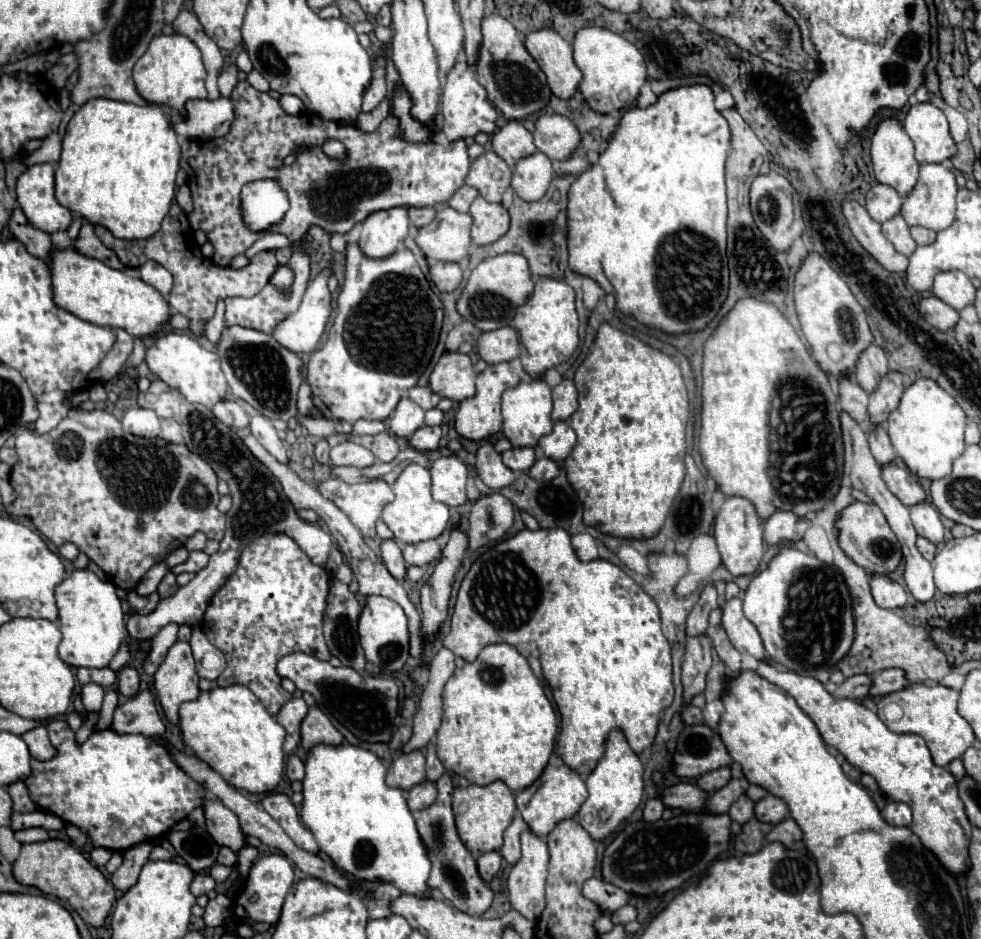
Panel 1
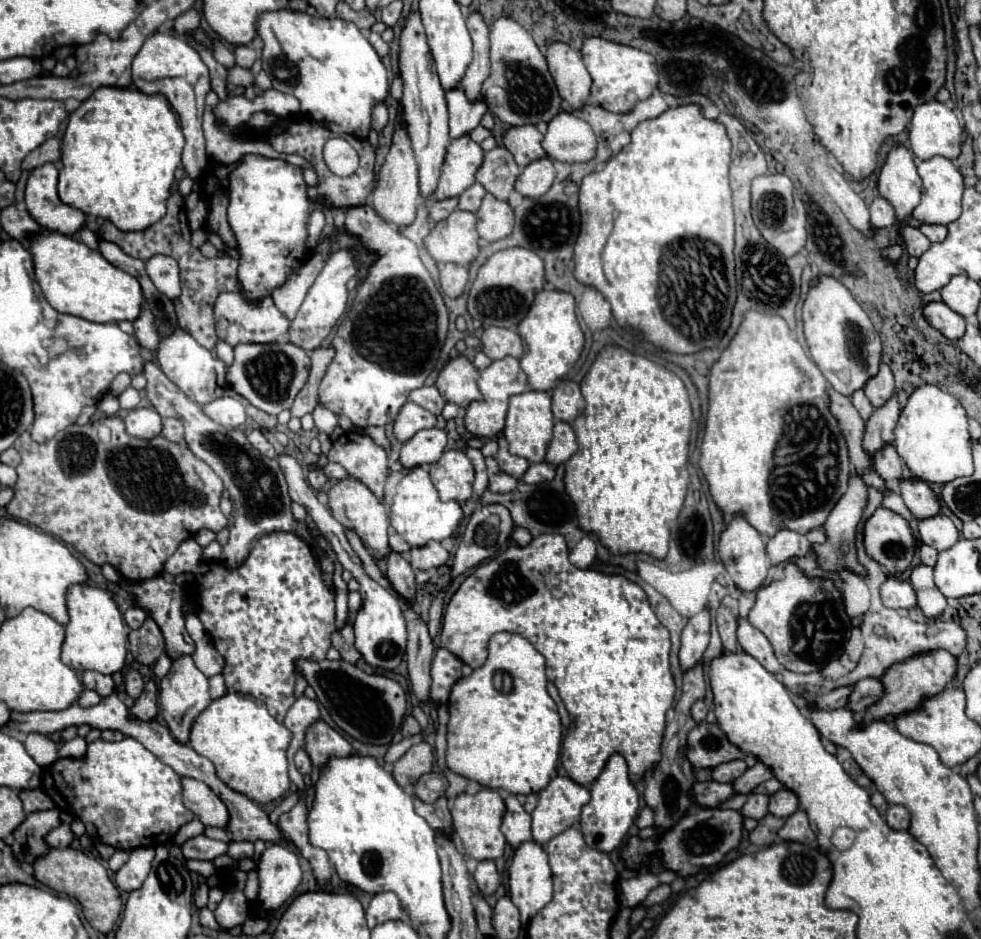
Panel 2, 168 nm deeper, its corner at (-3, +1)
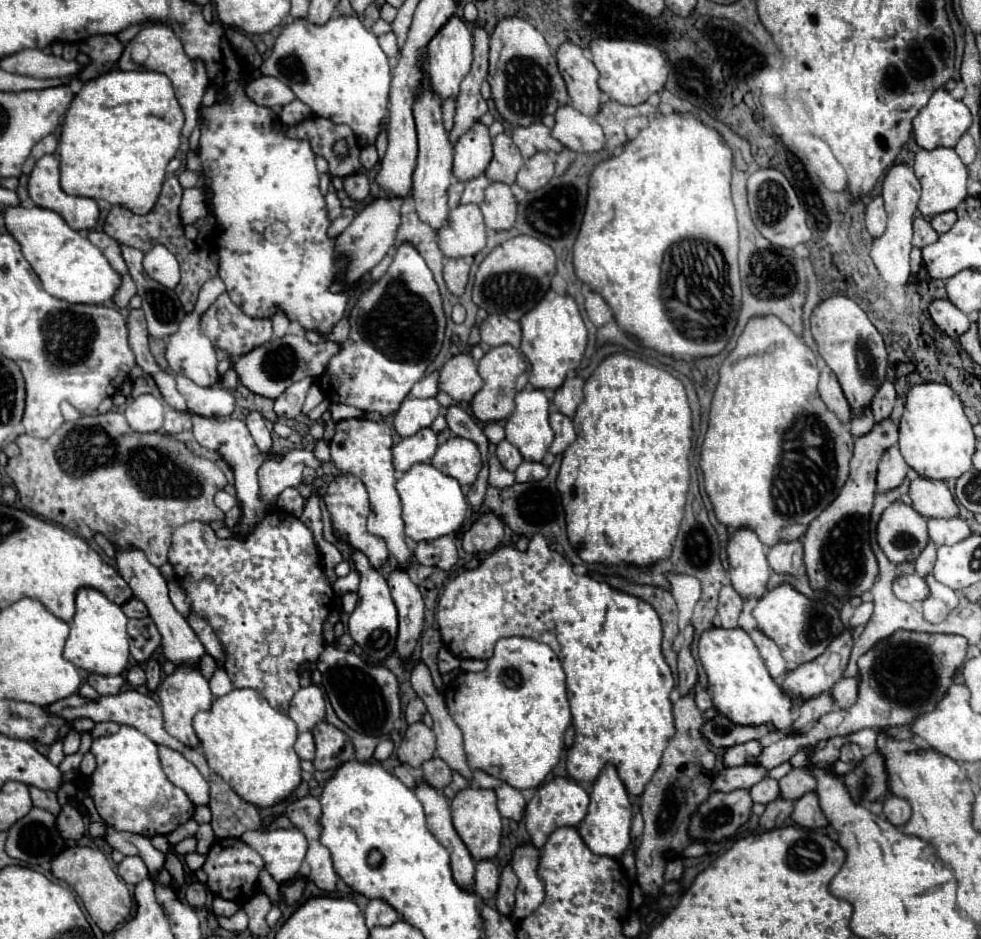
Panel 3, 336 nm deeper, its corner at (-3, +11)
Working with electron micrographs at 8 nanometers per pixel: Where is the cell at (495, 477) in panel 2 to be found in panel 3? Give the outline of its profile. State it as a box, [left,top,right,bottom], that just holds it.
[488,455,514,489]

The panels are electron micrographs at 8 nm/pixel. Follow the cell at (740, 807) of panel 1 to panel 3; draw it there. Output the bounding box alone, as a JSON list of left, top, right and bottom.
[750,777,780,805]

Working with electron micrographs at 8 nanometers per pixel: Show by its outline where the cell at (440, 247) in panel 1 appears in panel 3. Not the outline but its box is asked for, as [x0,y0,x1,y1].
[438,205,486,257]

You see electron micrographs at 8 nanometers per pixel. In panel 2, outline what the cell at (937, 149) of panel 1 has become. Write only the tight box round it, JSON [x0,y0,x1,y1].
[910,101,962,159]

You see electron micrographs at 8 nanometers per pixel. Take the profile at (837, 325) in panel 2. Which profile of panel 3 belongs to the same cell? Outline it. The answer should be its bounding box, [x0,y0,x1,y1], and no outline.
[810,295,888,417]

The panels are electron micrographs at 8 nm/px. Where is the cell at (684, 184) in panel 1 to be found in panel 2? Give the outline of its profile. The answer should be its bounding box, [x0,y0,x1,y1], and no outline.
[574,105,736,353]

